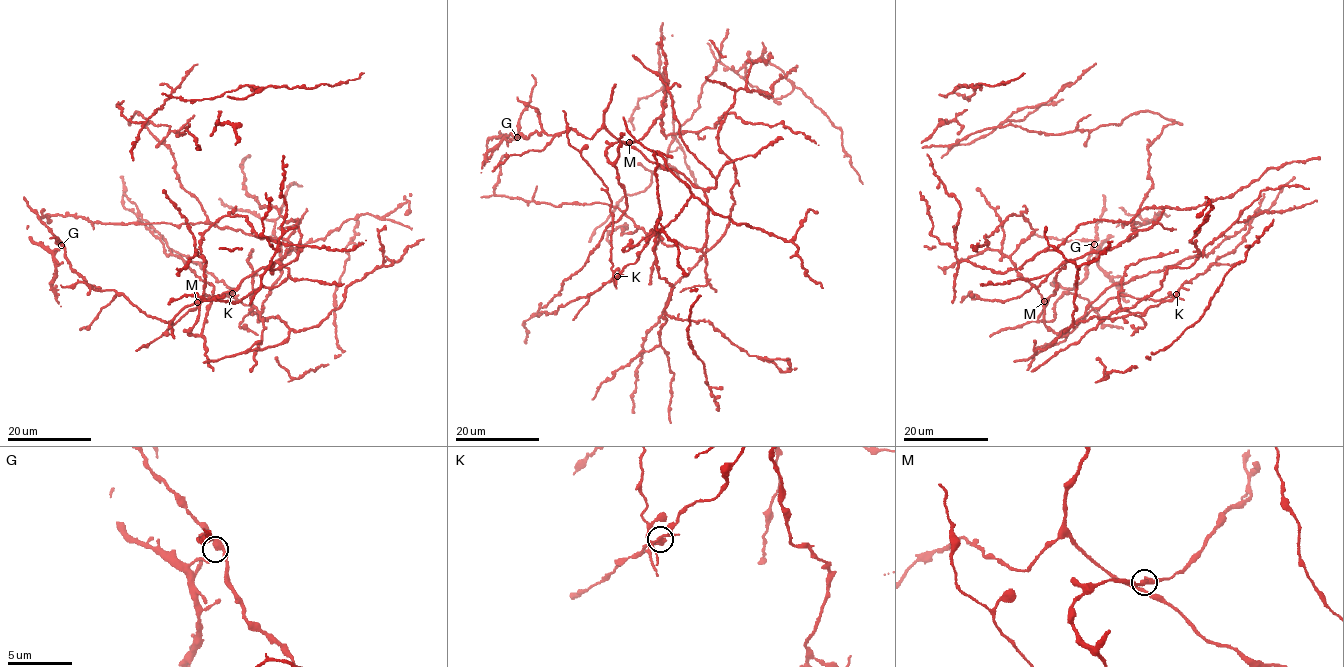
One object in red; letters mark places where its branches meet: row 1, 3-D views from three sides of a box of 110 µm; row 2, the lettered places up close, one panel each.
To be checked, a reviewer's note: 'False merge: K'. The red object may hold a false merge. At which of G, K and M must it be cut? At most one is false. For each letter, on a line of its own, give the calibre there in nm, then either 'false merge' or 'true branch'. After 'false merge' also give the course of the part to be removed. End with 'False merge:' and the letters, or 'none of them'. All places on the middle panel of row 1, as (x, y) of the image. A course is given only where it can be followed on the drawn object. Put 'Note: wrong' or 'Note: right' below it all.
G: calibre 320 nm; true branch
K: calibre 320 nm; false merge; course (617, 276), (613, 276), (611, 266), (613, 217), (607, 187), (568, 142), (567, 123), (563, 110)
M: calibre 300 nm; true branch
False merge: K
Note: right

